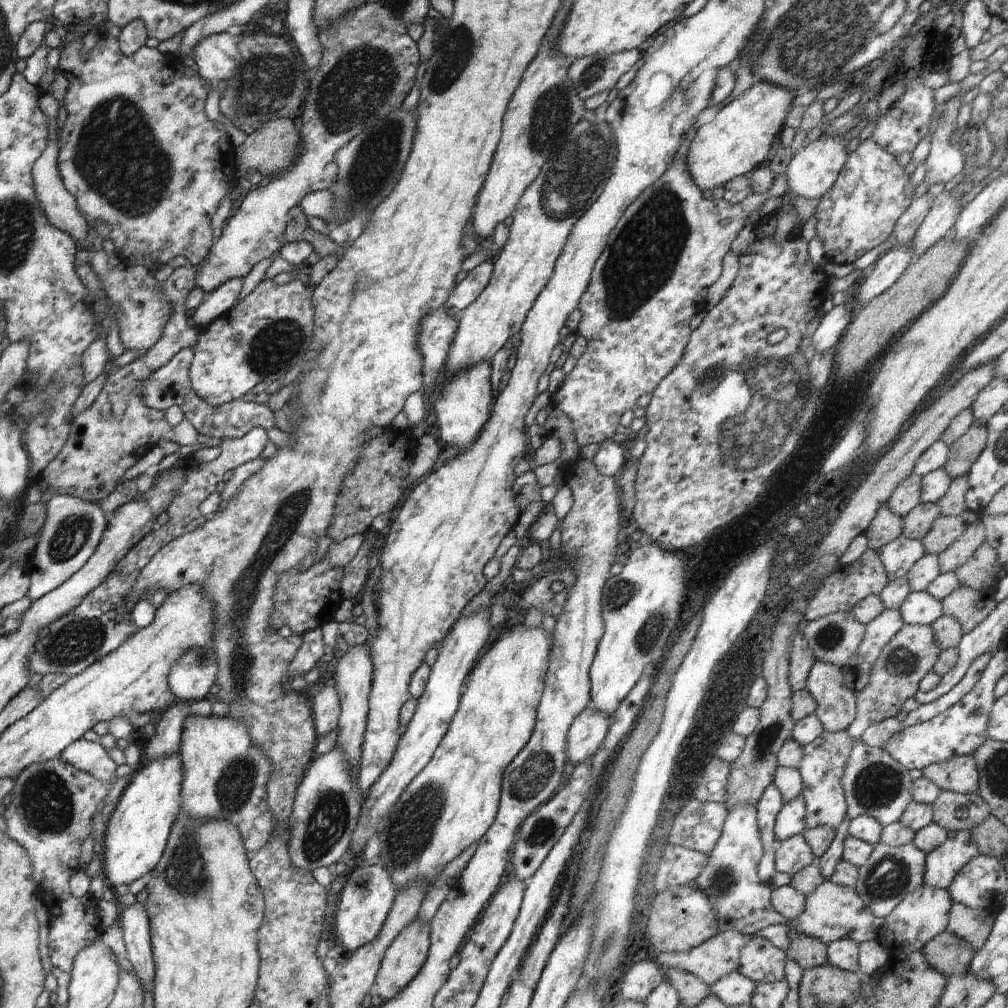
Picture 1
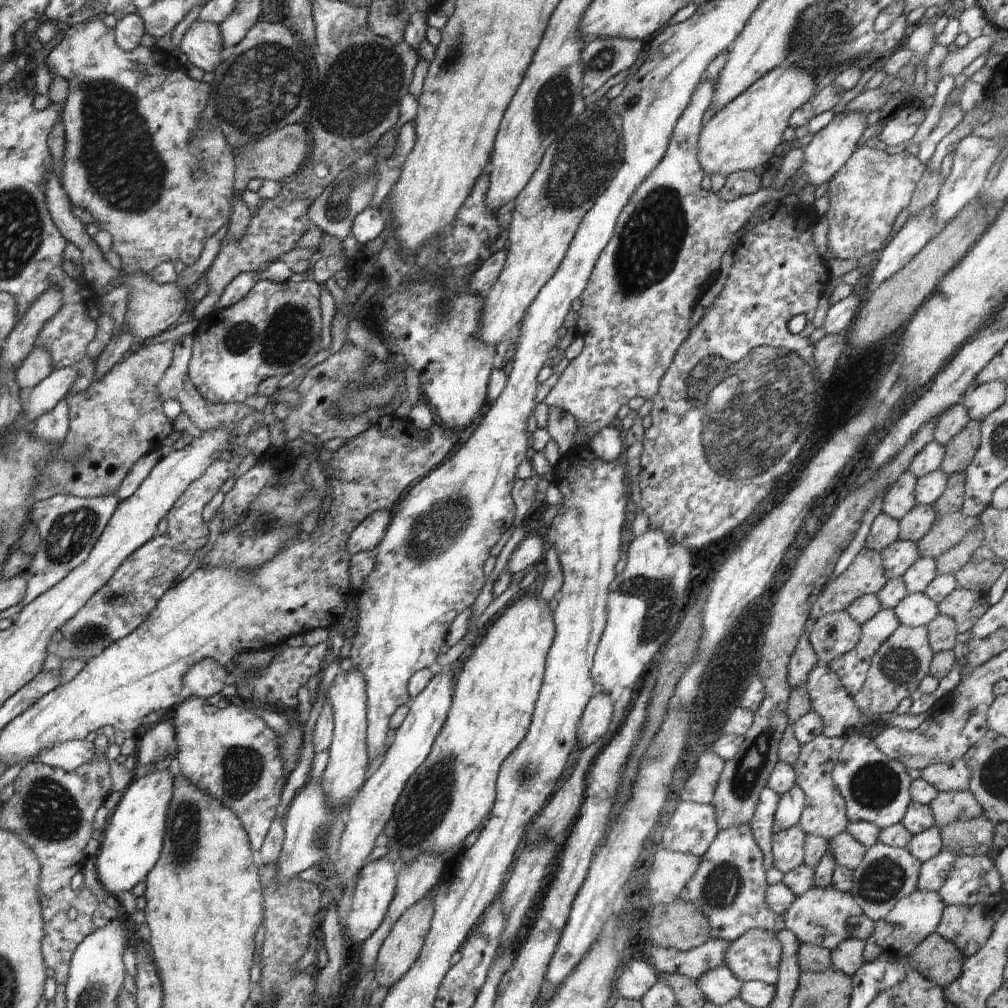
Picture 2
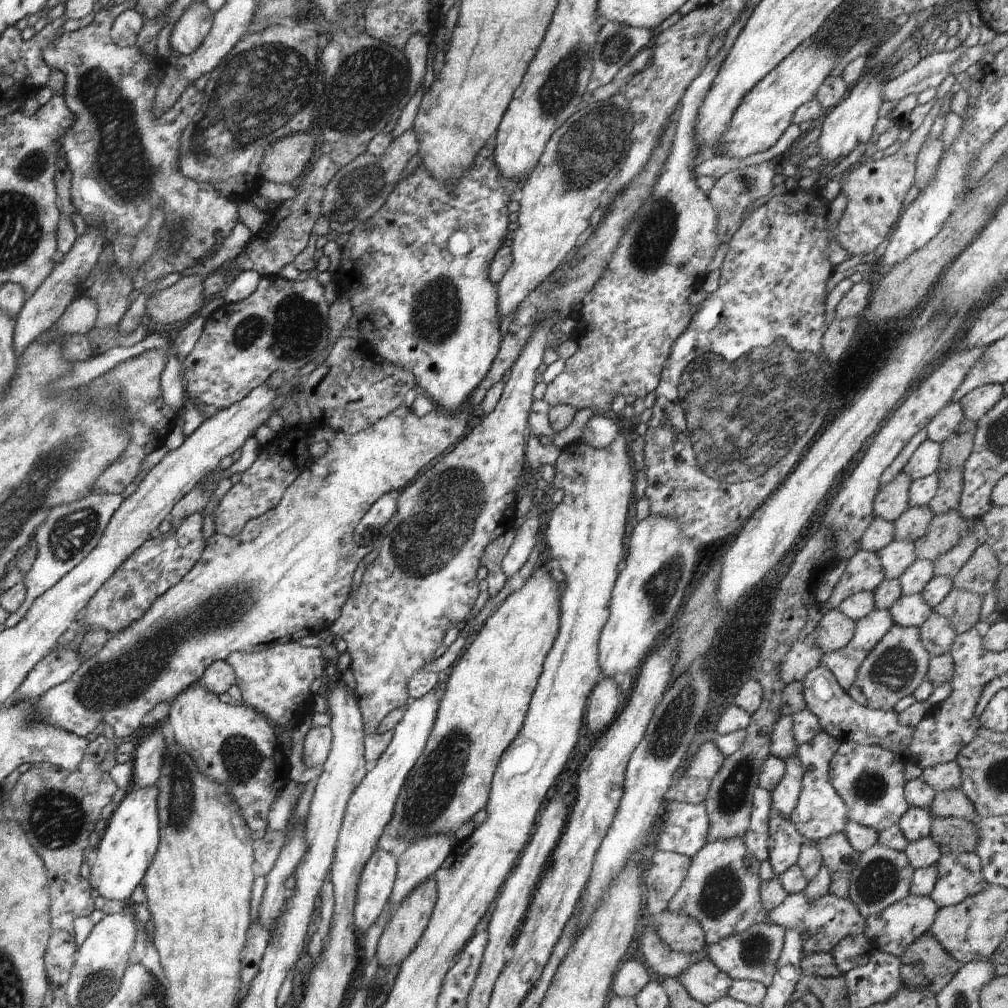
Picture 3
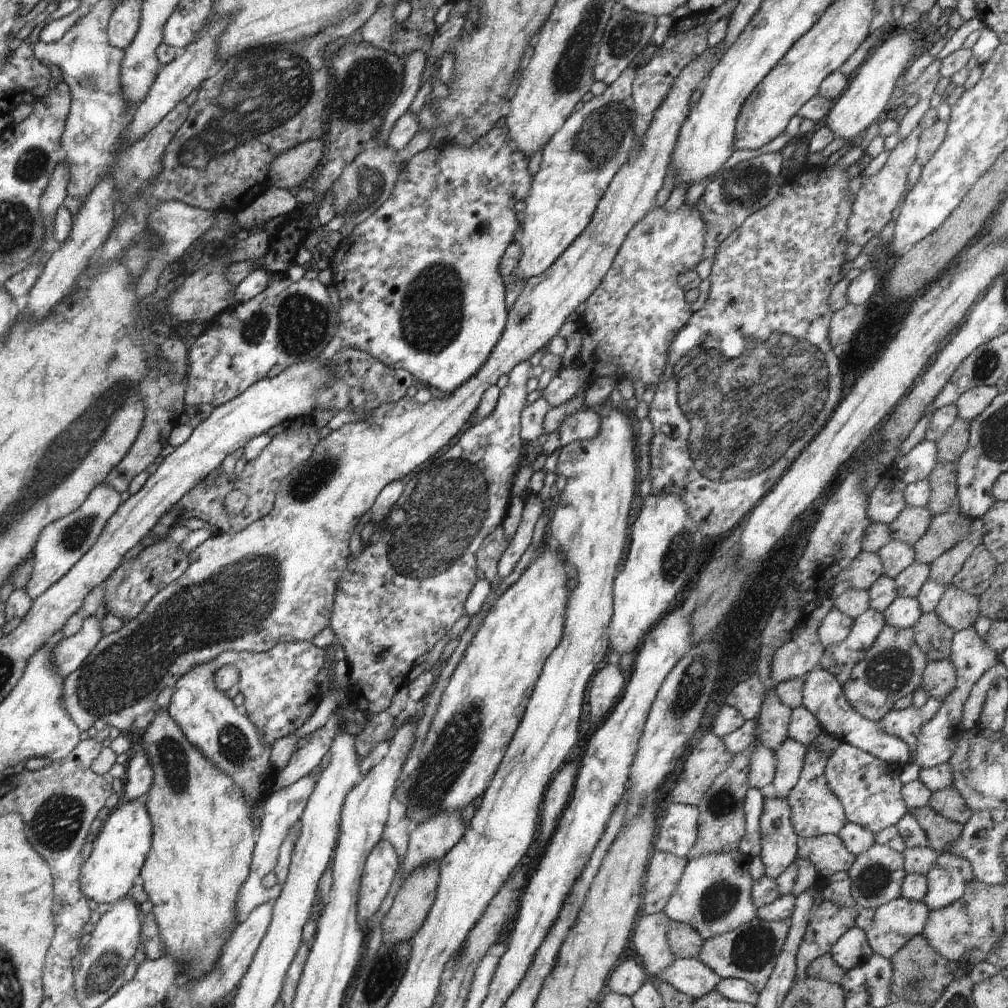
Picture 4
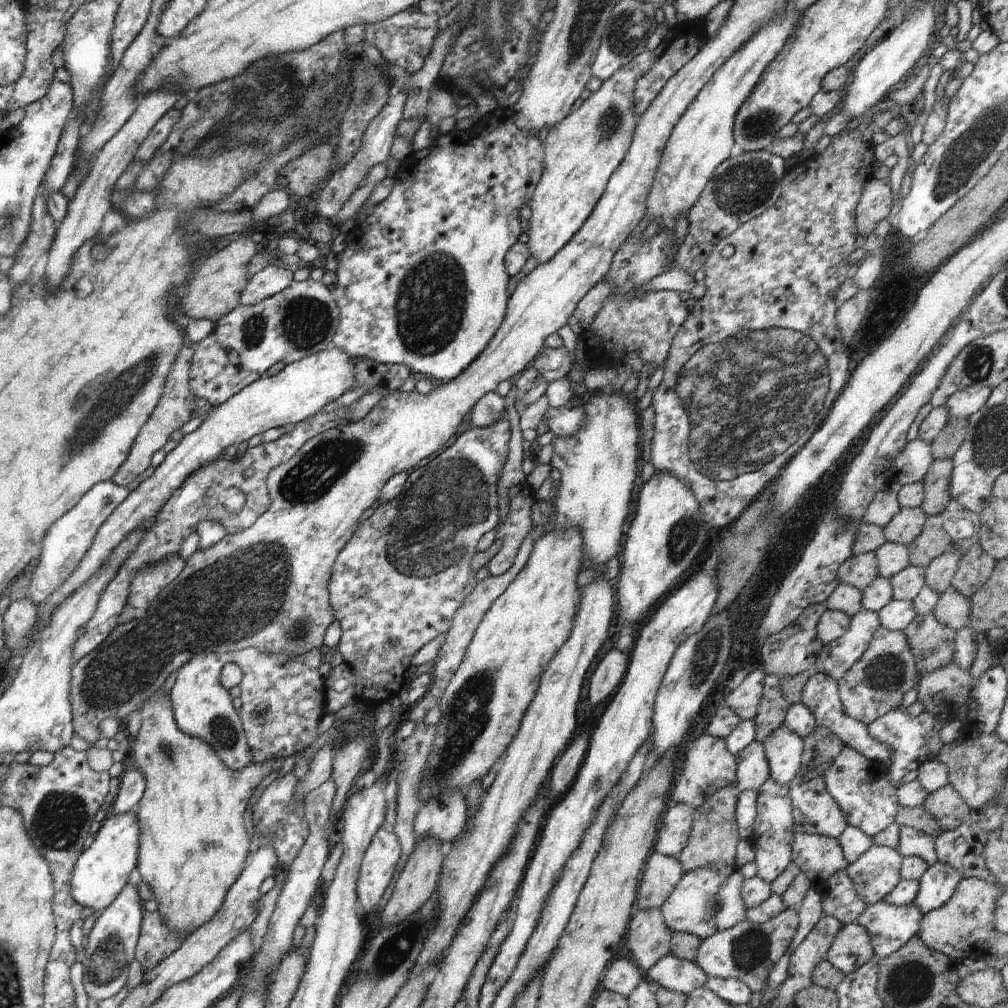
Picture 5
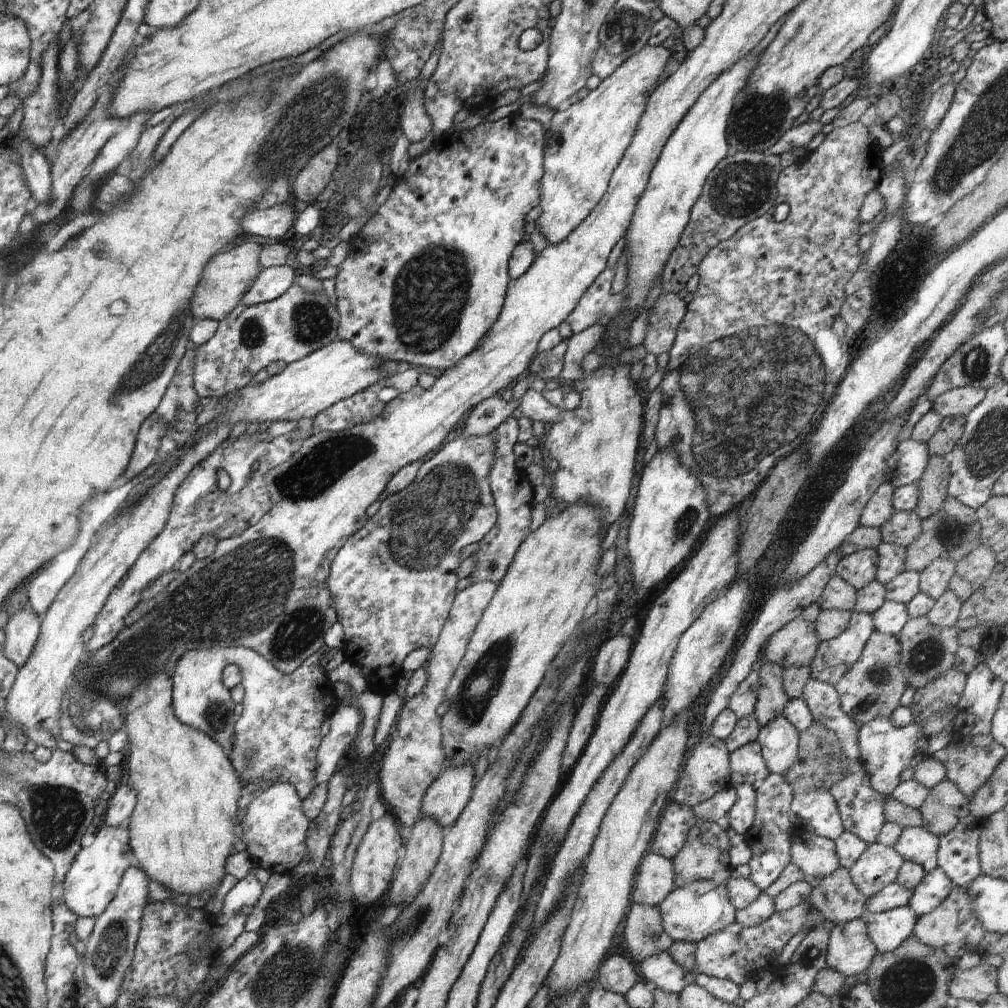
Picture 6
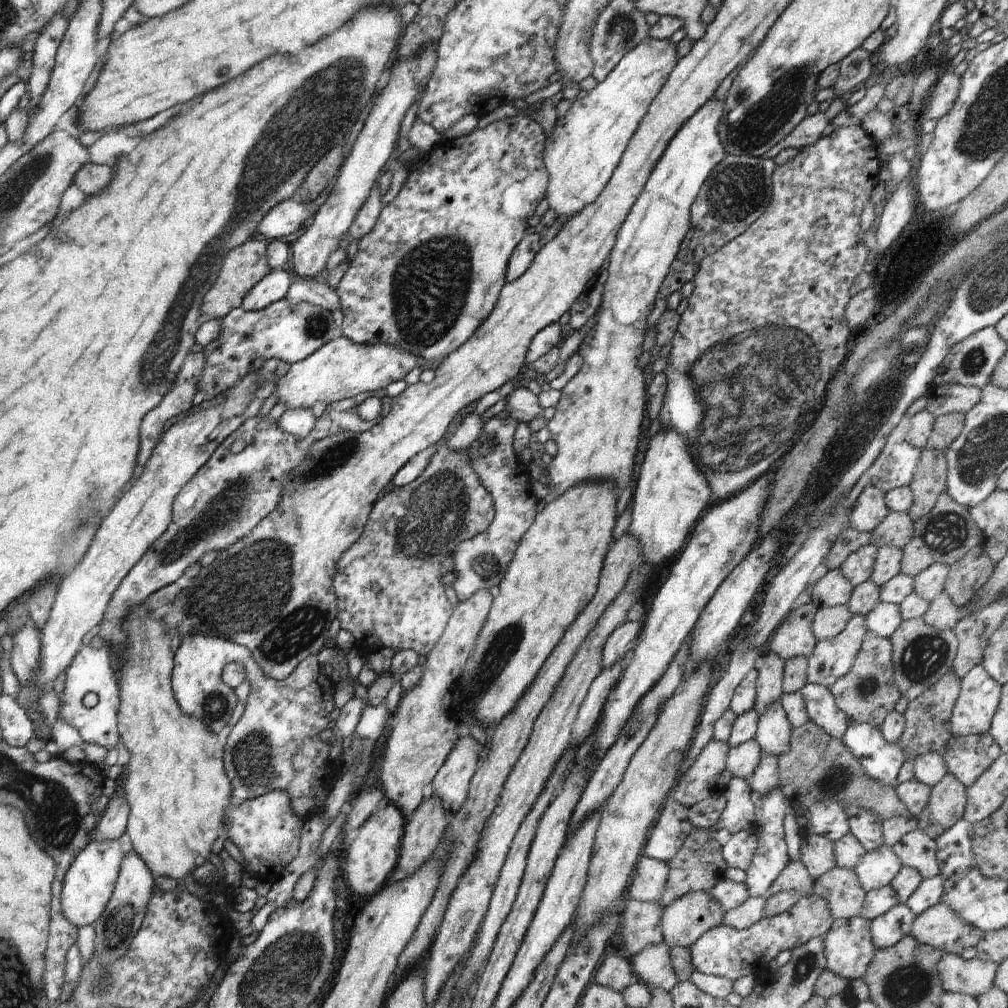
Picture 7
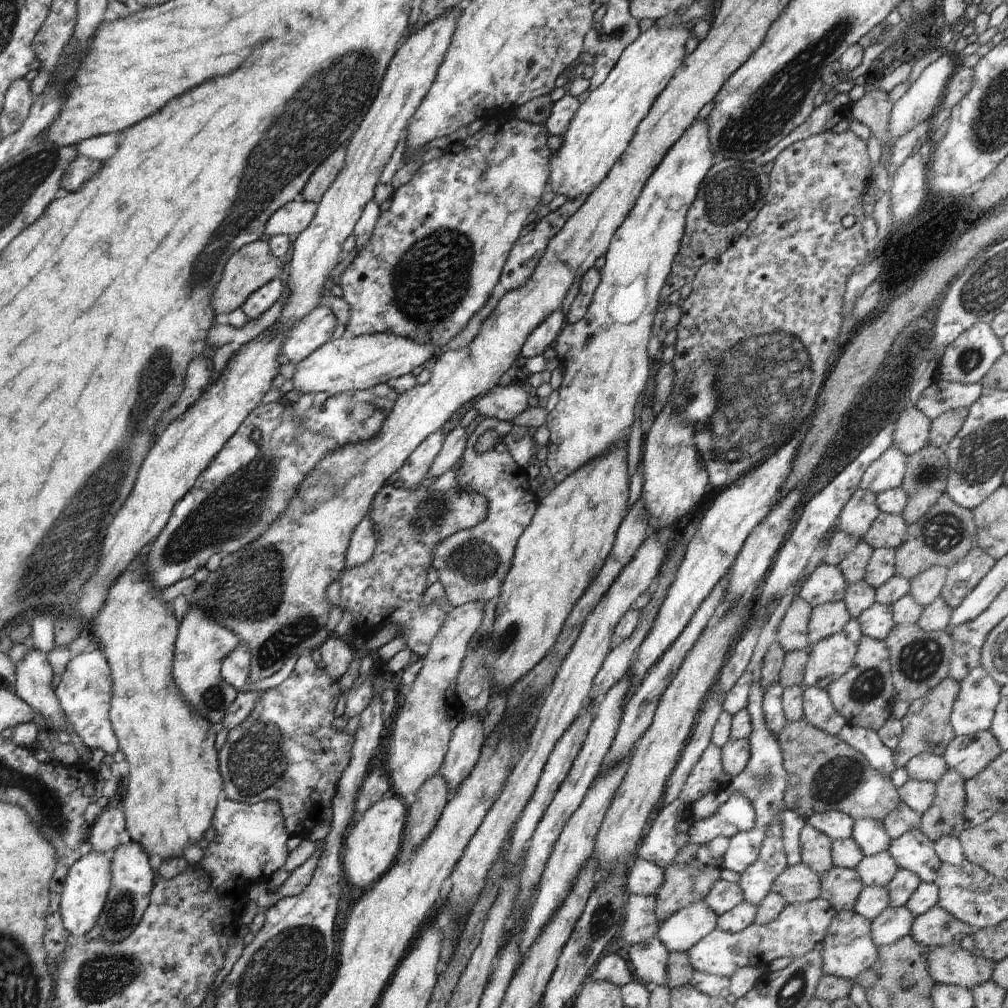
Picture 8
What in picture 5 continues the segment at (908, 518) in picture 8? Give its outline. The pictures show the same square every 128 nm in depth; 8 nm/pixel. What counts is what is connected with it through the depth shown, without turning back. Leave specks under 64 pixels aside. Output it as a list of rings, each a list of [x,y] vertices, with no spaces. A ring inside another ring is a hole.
[[[934,459],[926,476],[923,478],[924,502],[921,509],[932,516],[946,510],[950,502],[950,481],[953,470],[951,459]]]

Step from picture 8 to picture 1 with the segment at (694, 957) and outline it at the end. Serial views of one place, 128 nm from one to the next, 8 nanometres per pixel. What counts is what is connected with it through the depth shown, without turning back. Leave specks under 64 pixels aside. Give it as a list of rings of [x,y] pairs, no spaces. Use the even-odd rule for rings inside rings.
[[[752,935],[740,950],[737,971],[755,983],[780,982],[784,980],[787,960],[787,954],[768,939]]]

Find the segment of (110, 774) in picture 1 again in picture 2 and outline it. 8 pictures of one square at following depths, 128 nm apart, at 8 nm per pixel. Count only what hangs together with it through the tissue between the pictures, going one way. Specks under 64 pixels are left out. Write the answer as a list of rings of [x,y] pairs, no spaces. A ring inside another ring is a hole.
[[[66,740],[58,742],[56,746],[46,746],[38,756],[29,762],[39,762],[51,767],[61,768],[66,772],[74,772],[79,765],[90,762],[96,756],[96,748],[92,741]]]

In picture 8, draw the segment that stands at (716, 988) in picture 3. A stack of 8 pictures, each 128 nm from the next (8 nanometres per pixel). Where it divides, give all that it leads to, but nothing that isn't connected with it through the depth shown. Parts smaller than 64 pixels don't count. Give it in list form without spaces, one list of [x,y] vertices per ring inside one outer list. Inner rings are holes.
[[[657,936],[631,945],[628,958],[636,980],[666,987],[669,950]]]

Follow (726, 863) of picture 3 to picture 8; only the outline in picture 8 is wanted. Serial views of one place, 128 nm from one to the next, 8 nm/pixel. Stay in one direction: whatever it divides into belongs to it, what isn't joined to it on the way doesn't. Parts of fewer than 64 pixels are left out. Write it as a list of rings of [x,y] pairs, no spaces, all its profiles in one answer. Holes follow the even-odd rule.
[[[704,901],[690,904],[659,925],[657,937],[669,952],[687,953],[699,940],[716,929],[718,917]]]

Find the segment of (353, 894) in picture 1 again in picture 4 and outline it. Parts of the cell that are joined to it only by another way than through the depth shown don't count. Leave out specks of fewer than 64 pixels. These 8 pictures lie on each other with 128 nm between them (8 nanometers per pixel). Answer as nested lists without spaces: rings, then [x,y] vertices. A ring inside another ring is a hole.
[[[382,838],[368,854],[360,880],[357,914],[367,923],[378,912],[394,883],[399,858],[394,846]]]

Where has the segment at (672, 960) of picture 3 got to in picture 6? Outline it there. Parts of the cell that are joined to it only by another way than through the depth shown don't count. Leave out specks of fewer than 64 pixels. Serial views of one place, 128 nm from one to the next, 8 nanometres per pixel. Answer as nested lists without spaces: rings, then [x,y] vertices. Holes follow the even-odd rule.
[[[632,902],[621,933],[626,938],[628,950],[632,953],[636,964],[667,951],[673,943],[663,929],[659,906],[650,907]]]

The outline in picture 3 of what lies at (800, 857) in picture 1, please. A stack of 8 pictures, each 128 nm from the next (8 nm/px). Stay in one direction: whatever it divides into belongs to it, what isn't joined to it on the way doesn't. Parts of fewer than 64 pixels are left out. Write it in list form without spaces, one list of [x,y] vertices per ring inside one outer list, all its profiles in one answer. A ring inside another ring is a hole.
[[[778,812],[770,814],[768,824],[768,862],[779,877],[797,864],[802,845],[808,840],[798,832],[791,818],[784,818]]]

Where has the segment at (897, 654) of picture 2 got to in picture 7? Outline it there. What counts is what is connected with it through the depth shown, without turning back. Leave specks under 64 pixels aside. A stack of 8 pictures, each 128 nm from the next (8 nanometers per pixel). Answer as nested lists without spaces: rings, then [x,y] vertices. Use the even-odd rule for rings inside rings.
[[[867,633],[850,672],[829,687],[838,709],[852,723],[867,723],[879,728],[889,713],[895,710],[901,695],[893,680],[892,652],[893,647],[888,638]]]

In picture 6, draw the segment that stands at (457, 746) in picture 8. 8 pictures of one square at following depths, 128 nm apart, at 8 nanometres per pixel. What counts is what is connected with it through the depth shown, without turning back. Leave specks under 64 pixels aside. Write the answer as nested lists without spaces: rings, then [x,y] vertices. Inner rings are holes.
[[[472,763],[446,766],[424,794],[420,818],[432,818],[442,828],[453,826],[471,800],[473,777]]]

